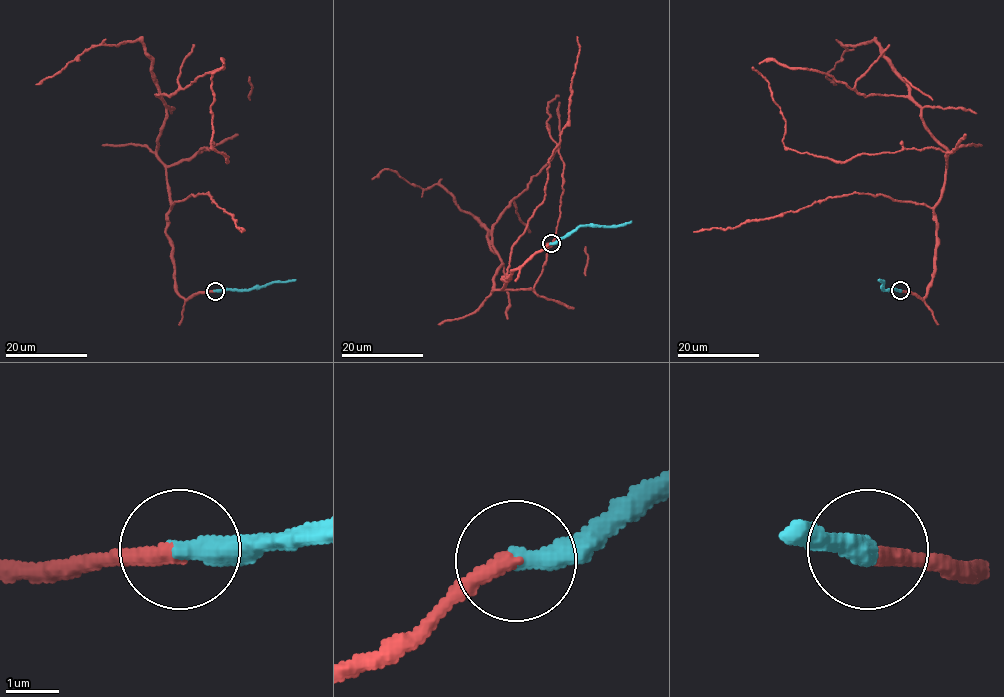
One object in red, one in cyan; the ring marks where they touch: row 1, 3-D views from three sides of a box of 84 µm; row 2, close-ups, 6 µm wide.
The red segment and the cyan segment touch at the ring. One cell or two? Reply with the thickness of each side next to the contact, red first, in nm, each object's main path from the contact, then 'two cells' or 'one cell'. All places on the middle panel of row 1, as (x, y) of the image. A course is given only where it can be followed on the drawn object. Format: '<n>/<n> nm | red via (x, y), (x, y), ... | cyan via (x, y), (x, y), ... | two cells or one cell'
340/440 nm | red via (550, 243), (502, 279), (504, 289), (531, 289), (555, 237), (564, 163), (547, 112), (559, 95) | cyan via (551, 243), (568, 236), (581, 226), (623, 226), (631, 221) | one cell

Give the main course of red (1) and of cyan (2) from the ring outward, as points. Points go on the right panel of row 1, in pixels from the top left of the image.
1: (900, 290), (923, 298), (928, 290), (946, 155), (906, 148), (834, 162), (787, 148), (785, 119), (752, 67)
2: (900, 290), (883, 289), (883, 282), (878, 280)

